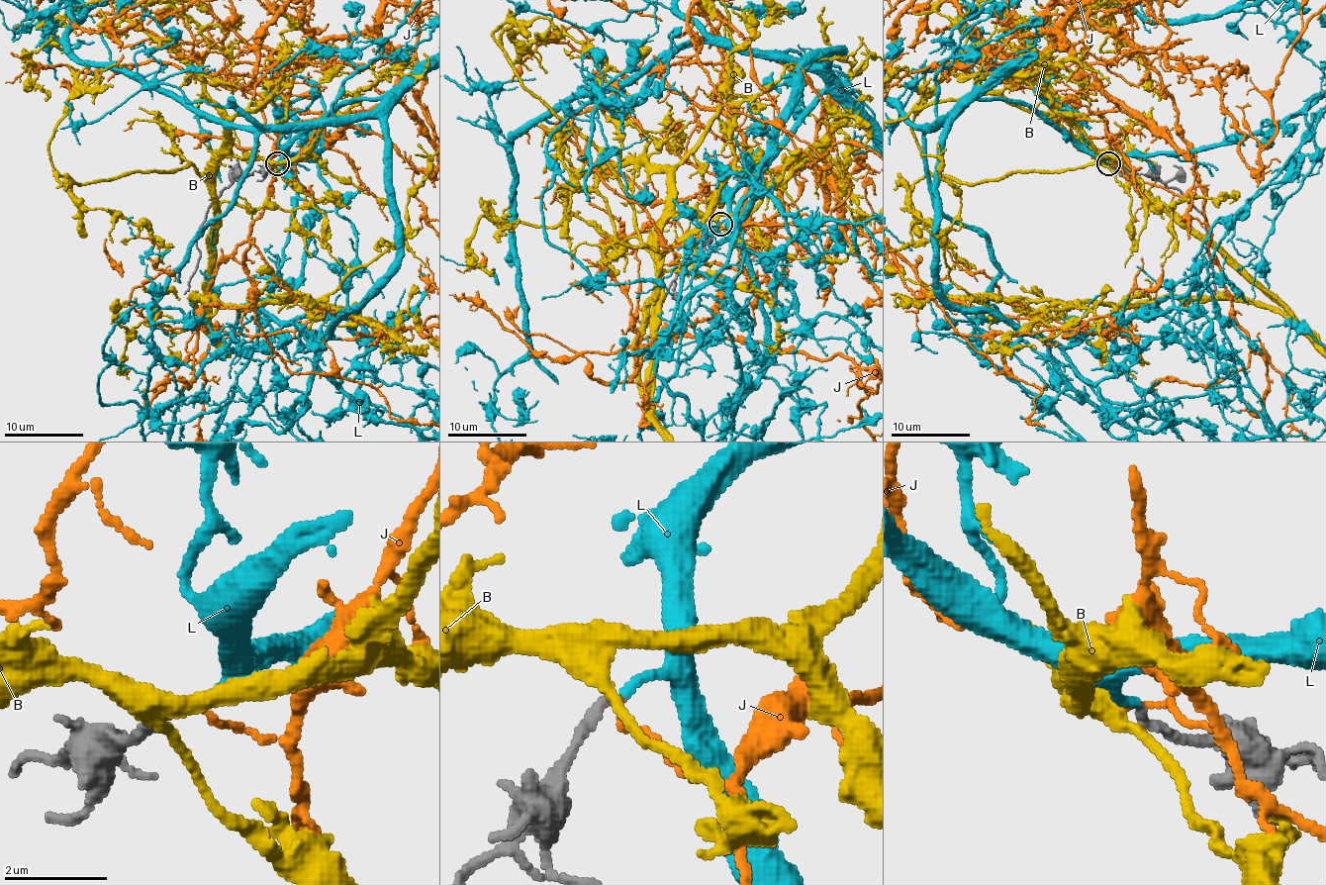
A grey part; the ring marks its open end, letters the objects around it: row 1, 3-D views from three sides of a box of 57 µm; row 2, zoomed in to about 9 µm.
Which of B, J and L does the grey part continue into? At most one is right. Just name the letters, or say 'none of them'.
L

